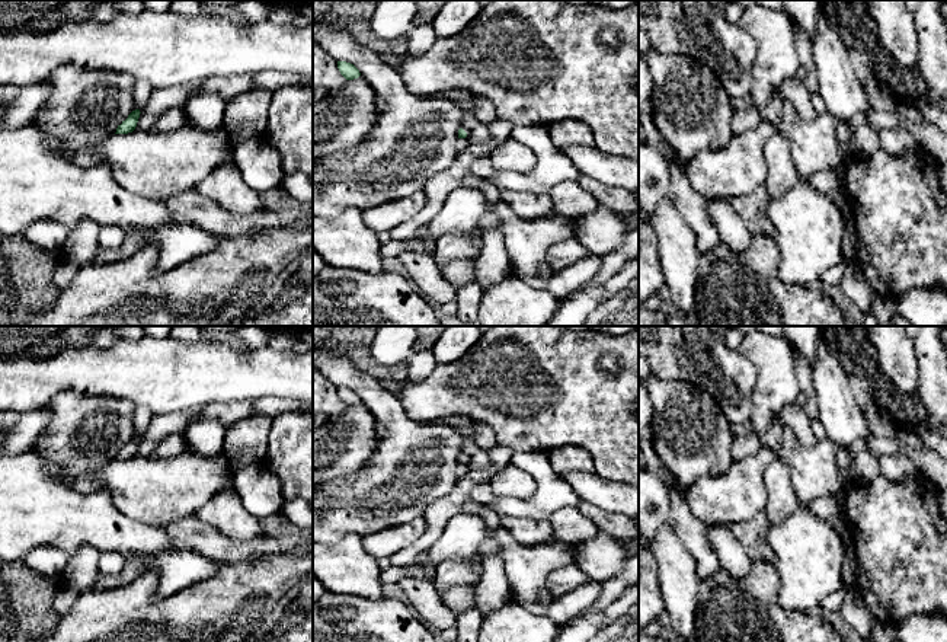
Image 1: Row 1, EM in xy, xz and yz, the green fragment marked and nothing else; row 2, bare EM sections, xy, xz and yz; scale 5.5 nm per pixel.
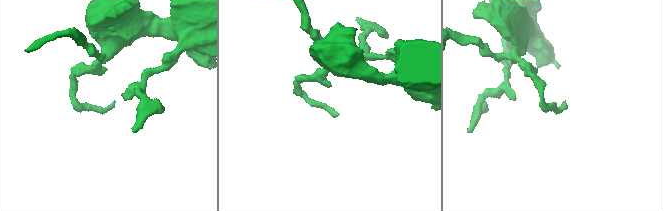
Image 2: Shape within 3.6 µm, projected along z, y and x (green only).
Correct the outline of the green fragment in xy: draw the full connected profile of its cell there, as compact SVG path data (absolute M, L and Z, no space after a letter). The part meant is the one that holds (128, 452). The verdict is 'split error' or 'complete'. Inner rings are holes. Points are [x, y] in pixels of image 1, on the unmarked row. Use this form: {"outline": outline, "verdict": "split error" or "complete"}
{"outline": "M137 406L134 412L134 429L137 432L121 451L118 451L115 460L132 459L137 453L138 444L144 432L147 431L154 413L145 406Z", "verdict": "split error"}

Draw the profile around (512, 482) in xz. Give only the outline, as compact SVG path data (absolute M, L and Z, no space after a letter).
M512 463L496 473L490 480L490 485L495 496L531 499L537 491L534 477Z

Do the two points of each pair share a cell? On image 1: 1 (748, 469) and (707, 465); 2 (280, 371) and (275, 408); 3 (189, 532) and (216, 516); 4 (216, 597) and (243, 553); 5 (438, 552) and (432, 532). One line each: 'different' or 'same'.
1: different
2: different
3: different
4: different
5: different

